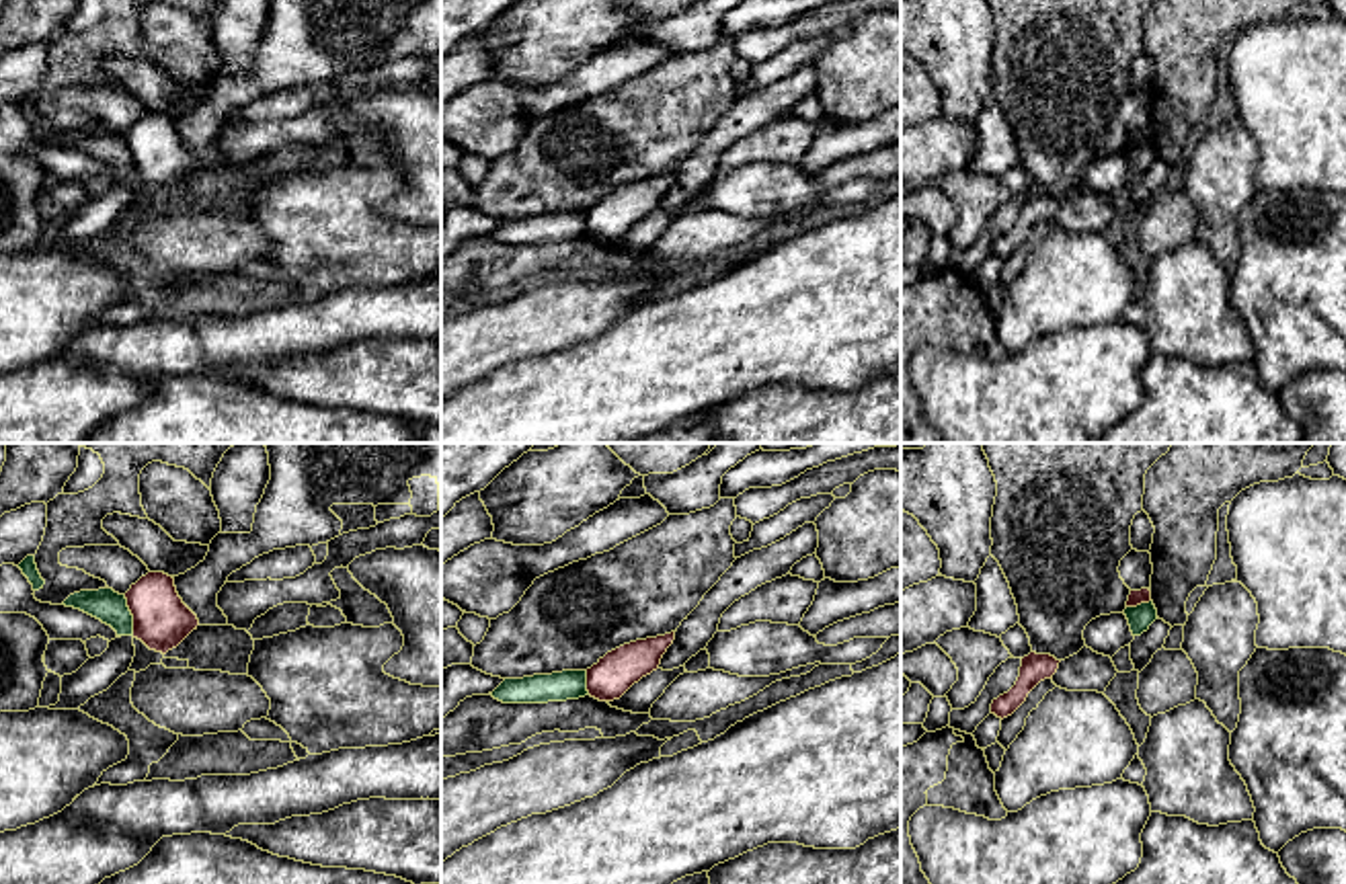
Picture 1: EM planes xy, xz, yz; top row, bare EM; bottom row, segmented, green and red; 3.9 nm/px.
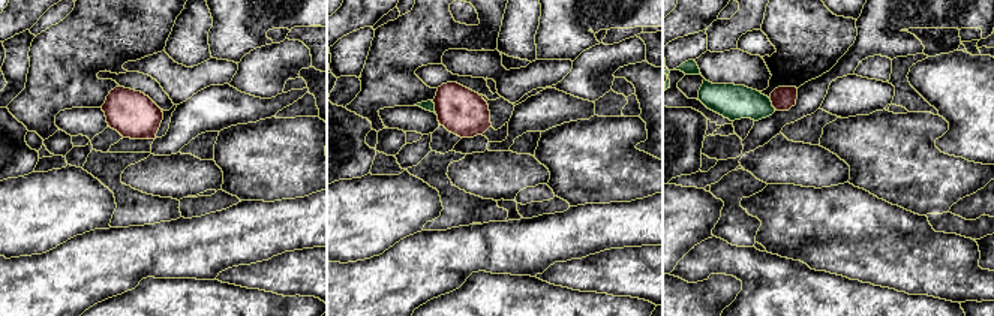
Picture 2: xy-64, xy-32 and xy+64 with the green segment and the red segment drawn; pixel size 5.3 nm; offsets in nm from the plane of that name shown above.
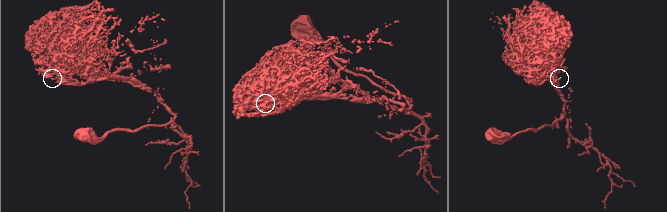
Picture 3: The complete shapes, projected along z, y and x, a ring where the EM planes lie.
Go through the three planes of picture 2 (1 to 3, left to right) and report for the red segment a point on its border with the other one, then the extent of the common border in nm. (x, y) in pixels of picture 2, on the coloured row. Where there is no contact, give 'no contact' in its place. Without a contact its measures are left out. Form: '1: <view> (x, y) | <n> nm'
1: no contact
2: xy-32 (434, 108) | 70 nm
3: xy+64 (771, 104) | 70 nm

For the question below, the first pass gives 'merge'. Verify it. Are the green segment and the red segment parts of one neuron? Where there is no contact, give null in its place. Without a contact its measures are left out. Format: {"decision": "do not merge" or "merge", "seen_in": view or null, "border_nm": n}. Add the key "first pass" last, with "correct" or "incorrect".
{"decision": "do not merge", "seen_in": "xy", "border_nm": 170, "first pass": "incorrect"}

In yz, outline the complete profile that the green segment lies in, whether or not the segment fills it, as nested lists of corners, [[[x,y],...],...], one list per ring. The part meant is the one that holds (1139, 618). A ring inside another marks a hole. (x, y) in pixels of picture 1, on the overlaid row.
[[[1153,601],[1141,603],[1137,607],[1126,607],[1124,615],[1129,619],[1133,636],[1141,636],[1157,619],[1157,609]]]

